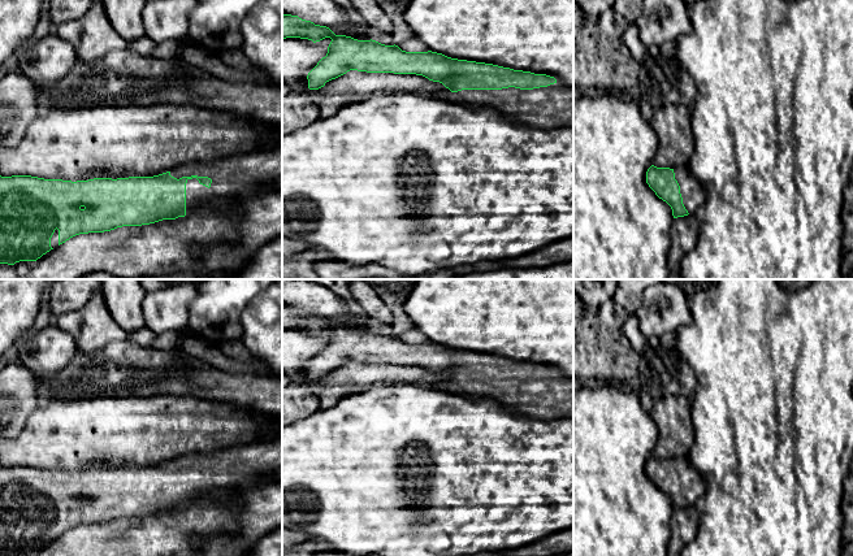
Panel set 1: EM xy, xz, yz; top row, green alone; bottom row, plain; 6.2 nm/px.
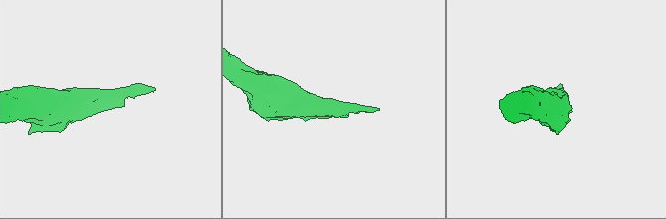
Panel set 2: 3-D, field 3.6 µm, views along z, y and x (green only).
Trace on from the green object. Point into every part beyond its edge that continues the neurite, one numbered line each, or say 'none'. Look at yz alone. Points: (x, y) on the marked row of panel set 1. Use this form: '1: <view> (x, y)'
1: yz (693, 194)

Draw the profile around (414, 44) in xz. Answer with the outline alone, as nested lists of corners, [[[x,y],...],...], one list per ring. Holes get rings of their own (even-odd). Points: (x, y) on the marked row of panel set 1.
[[[412,36],[411,39],[395,45],[398,45],[402,51],[406,52],[428,52],[426,45],[416,36]]]

